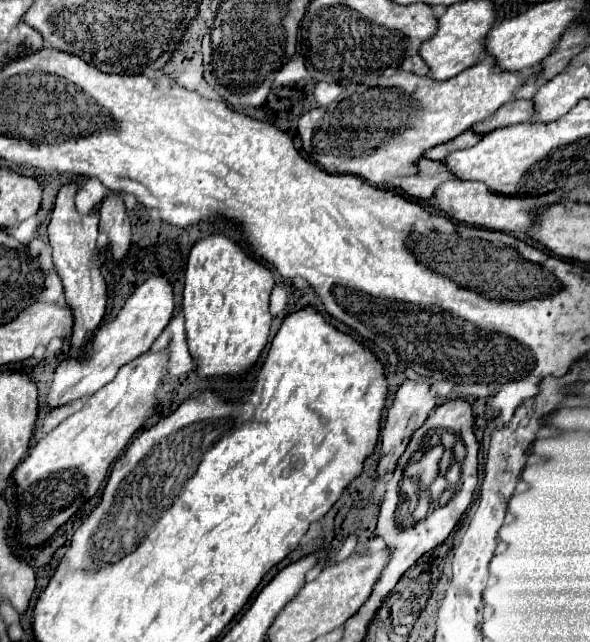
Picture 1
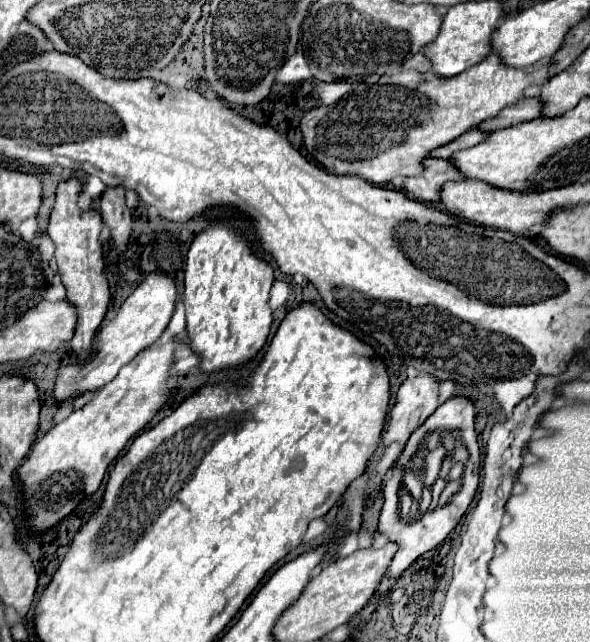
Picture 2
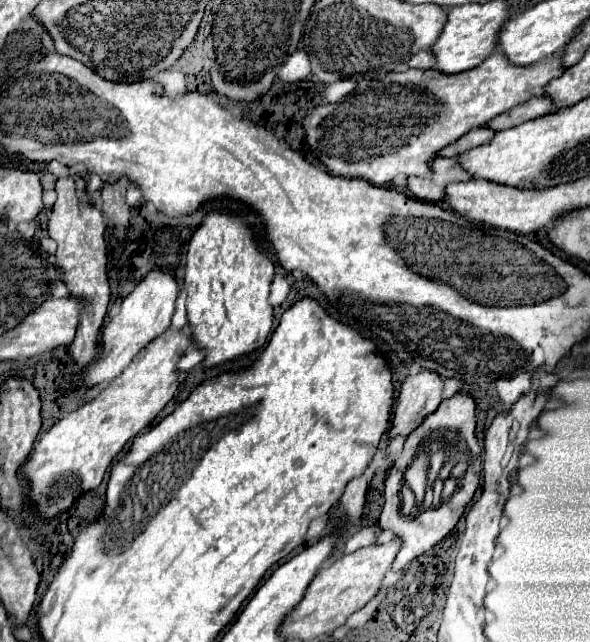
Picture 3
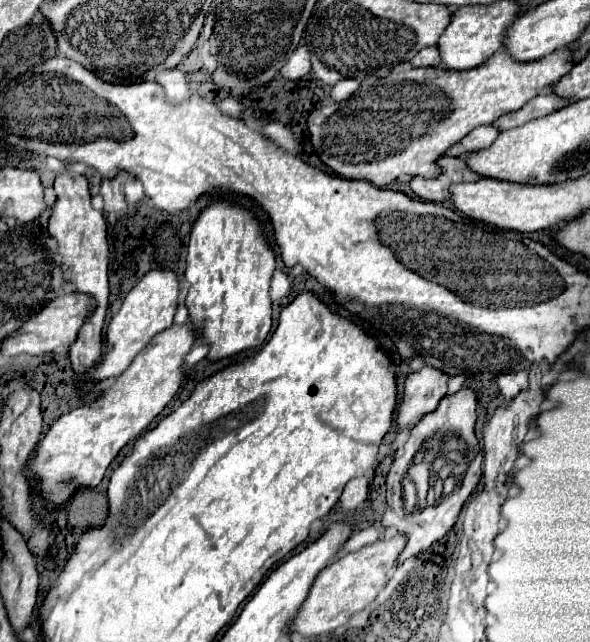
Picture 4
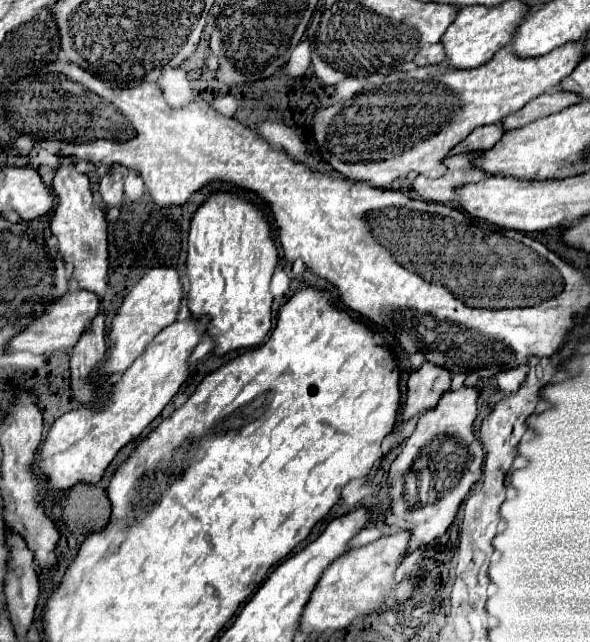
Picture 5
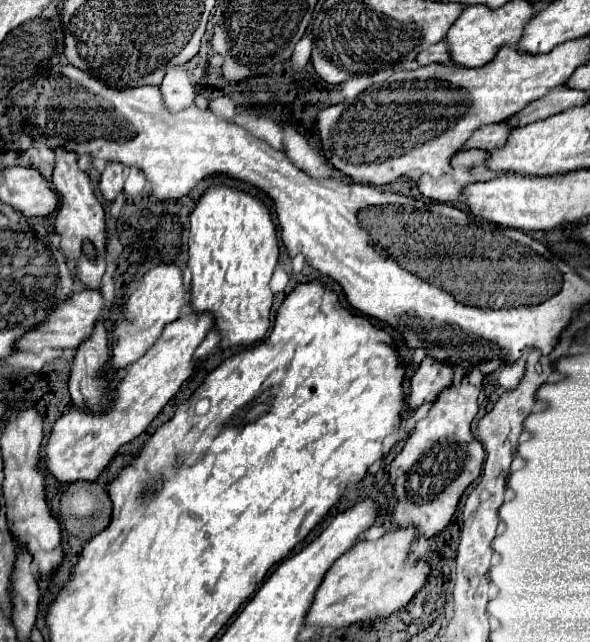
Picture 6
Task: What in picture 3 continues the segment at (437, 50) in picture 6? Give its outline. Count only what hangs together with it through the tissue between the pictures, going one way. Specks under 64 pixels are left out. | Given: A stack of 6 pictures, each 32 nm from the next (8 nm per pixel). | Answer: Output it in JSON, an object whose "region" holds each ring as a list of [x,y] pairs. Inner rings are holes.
{"region":[[[422,50],[422,52],[418,52],[416,56],[410,58],[408,66],[410,68],[418,68],[418,70],[430,70],[432,66],[436,66],[436,60],[434,60],[434,56],[430,52]]]}

